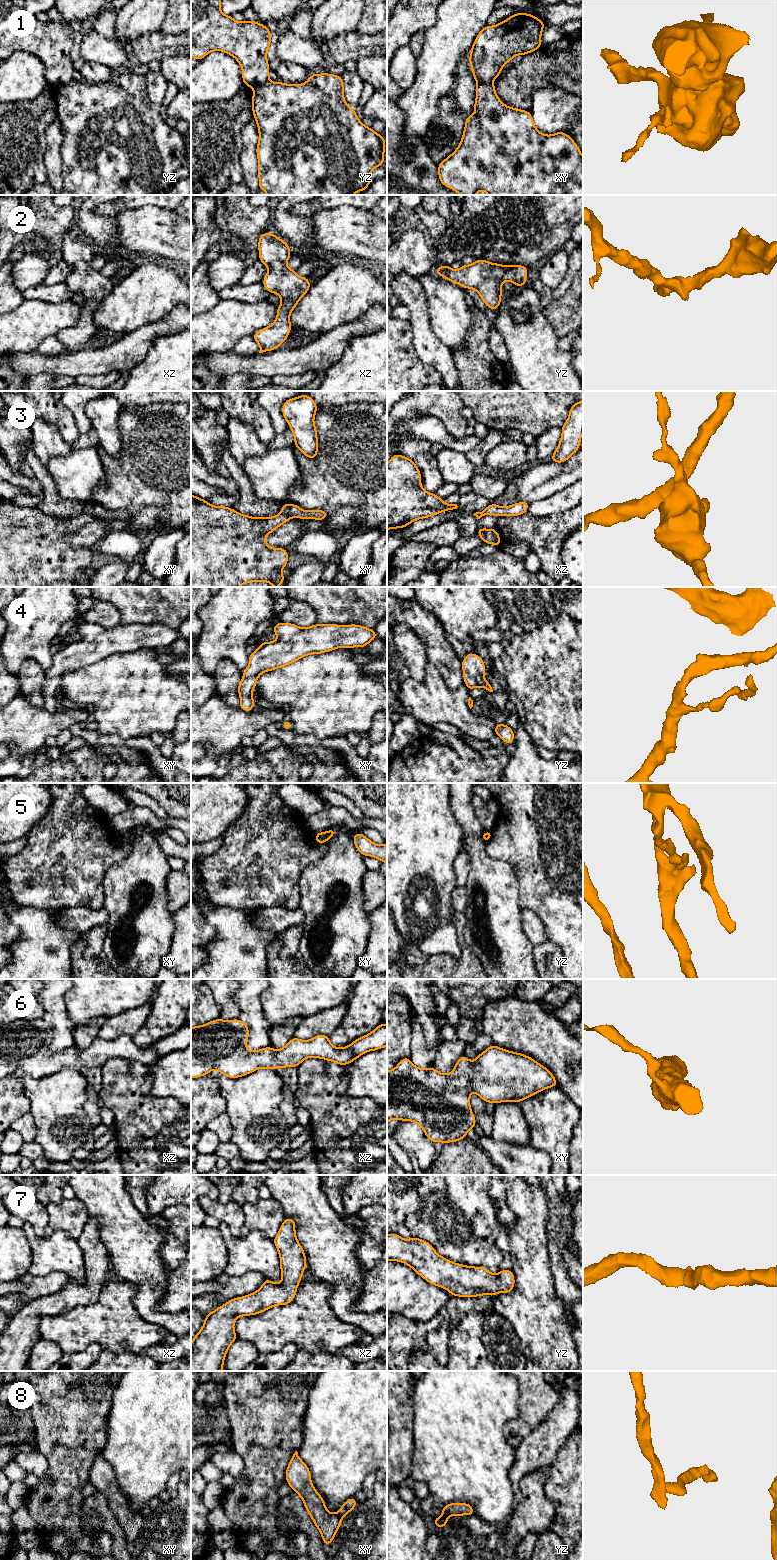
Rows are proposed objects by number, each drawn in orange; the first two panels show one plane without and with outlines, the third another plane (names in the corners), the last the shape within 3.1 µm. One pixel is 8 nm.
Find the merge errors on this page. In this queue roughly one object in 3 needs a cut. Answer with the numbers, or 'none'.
1, 3, 5, 8

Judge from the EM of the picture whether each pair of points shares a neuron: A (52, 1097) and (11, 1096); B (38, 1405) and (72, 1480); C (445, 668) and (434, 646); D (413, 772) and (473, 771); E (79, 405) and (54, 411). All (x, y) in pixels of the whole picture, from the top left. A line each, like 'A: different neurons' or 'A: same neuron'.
A: different neurons
B: same neuron
C: same neuron
D: same neuron
E: different neurons

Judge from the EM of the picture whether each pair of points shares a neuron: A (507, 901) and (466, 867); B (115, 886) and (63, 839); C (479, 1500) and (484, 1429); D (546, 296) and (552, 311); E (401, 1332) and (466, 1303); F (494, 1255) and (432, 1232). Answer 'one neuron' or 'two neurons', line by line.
A: two neurons
B: two neurons
C: one neuron
D: two neurons
E: one neuron
F: one neuron

